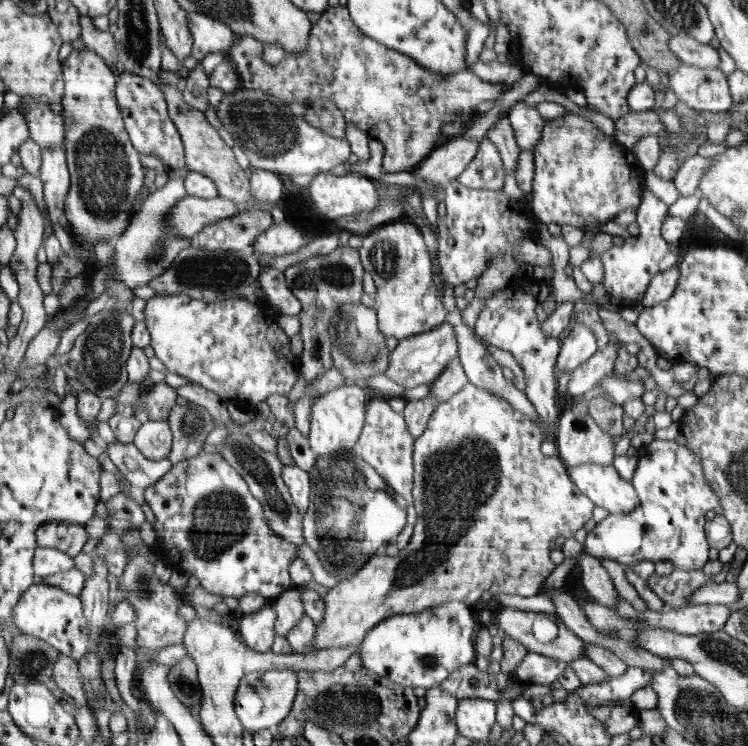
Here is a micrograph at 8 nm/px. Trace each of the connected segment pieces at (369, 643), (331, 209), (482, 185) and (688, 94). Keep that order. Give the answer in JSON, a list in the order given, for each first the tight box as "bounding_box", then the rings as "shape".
[{"bounding_box":[359,601,476,689],"shape":[[[452,601],[422,610],[418,614],[390,616],[370,631],[359,646],[363,668],[376,672],[384,679],[413,689],[438,686],[454,670],[475,662],[474,638],[476,620],[463,602]]]},{"bounding_box":[306,171,380,220],"shape":[[[330,171],[320,172],[306,189],[318,210],[332,220],[372,214],[380,202],[372,180],[361,174],[336,176]]]},{"bounding_box":[456,138,504,191],"shape":[[[484,138],[480,140],[477,155],[456,179],[466,188],[497,191],[502,189],[504,178],[504,163],[500,153],[489,139]]]},{"bounding_box":[668,61,732,112],"shape":[[[682,61],[668,83],[678,100],[698,112],[724,112],[732,106],[727,75],[720,68],[698,68]]]}]

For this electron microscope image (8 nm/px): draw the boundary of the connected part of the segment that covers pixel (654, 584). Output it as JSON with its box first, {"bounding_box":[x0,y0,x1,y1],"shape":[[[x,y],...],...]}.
{"bounding_box":[646,568,714,610],"shape":[[[675,568],[669,575],[660,576],[655,572],[652,573],[646,580],[646,584],[667,608],[678,610],[692,605],[688,604],[688,598],[692,596],[692,592],[713,580],[714,576],[704,575],[702,569],[693,571]]]}

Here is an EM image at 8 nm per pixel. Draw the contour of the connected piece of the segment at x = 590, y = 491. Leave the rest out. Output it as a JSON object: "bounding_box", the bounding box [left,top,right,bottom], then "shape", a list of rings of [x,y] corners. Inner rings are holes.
{"bounding_box":[569,463,640,514],"shape":[[[584,463],[569,468],[569,476],[578,489],[594,504],[608,510],[609,514],[632,512],[640,500],[630,482],[623,480],[610,464]]]}

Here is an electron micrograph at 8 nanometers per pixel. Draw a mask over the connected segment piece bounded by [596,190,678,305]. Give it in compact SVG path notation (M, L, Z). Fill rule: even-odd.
M644 191L644 198L637 212L638 236L632 236L629 242L622 246L612 245L608 251L596 256L604 265L603 284L608 296L620 297L625 304L633 305L642 300L652 277L678 264L674 246L667 243L661 236L661 226L667 216L668 208L669 206L660 198L655 197L652 192Z

